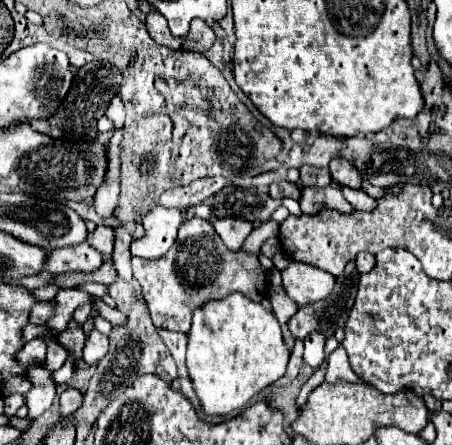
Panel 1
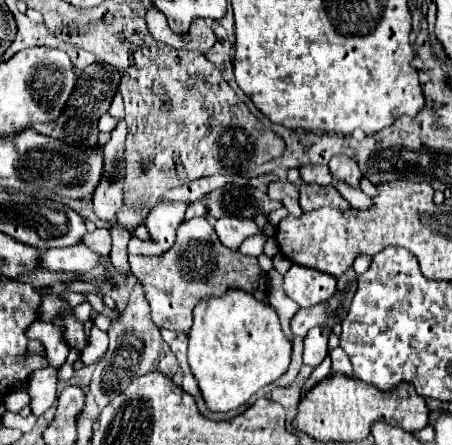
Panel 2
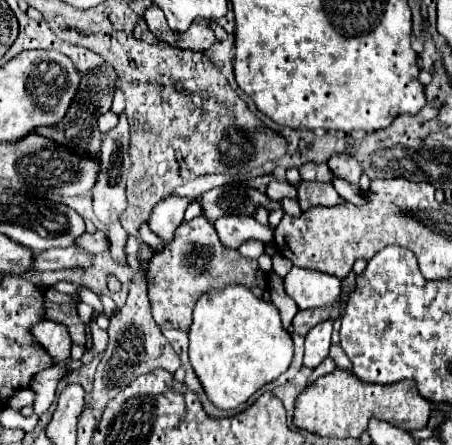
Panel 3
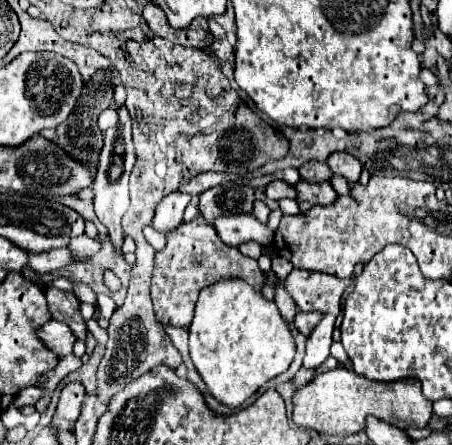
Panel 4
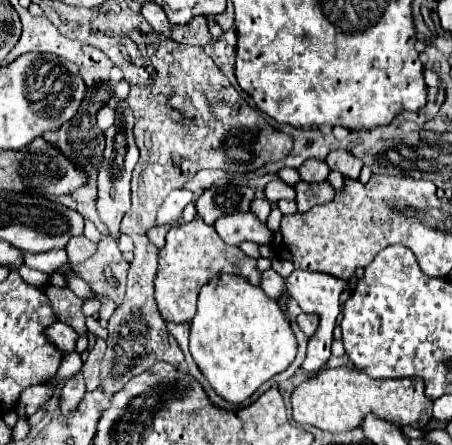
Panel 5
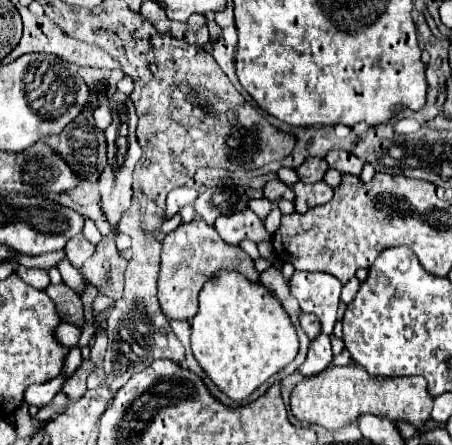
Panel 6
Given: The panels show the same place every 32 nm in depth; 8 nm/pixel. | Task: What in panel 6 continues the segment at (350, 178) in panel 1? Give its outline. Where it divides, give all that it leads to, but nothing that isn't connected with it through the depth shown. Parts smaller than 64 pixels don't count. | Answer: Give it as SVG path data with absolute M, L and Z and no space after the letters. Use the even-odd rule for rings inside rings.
M330 150L326 156L326 162L330 168L334 168L342 174L352 174L352 176L358 176L364 166L364 160L356 158L354 154L350 154L346 150Z

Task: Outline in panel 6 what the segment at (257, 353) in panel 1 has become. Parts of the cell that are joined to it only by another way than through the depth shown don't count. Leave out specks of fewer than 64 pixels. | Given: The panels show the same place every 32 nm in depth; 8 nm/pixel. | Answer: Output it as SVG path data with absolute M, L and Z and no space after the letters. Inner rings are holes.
M218 272L212 280L208 280L208 284L204 284L200 290L198 314L192 318L190 326L190 346L196 362L206 372L206 376L234 402L248 398L270 376L286 368L298 354L298 336L282 304L272 298L262 284L252 284L240 276L240 272Z

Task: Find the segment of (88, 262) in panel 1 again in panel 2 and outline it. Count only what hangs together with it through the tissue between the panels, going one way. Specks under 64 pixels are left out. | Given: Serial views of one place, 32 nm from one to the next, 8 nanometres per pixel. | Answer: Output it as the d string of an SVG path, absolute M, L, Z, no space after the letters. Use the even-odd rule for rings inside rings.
M76 244L68 248L52 248L44 252L44 268L50 272L88 272L100 264L100 254L92 252L86 244Z

